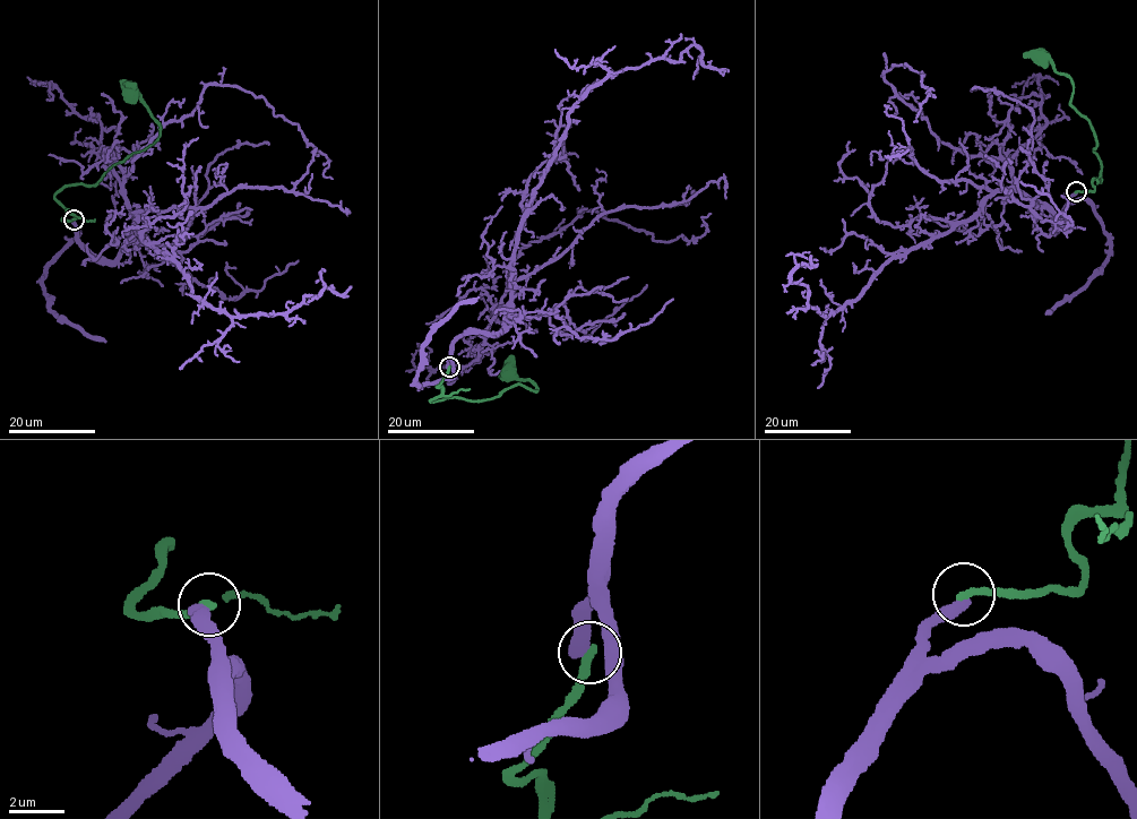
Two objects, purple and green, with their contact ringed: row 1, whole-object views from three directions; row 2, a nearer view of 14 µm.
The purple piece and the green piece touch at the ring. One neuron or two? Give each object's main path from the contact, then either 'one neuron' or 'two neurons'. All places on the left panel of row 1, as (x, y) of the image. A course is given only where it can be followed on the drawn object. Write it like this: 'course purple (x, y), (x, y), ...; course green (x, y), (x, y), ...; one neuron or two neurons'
course purple (74, 218), (114, 260), (134, 212), (191, 294), (232, 316), (290, 311), (316, 283); course green (75, 218), (62, 220), (66, 210), (56, 195), (71, 184), (94, 184), (158, 137), (149, 110), (129, 92); two neurons

